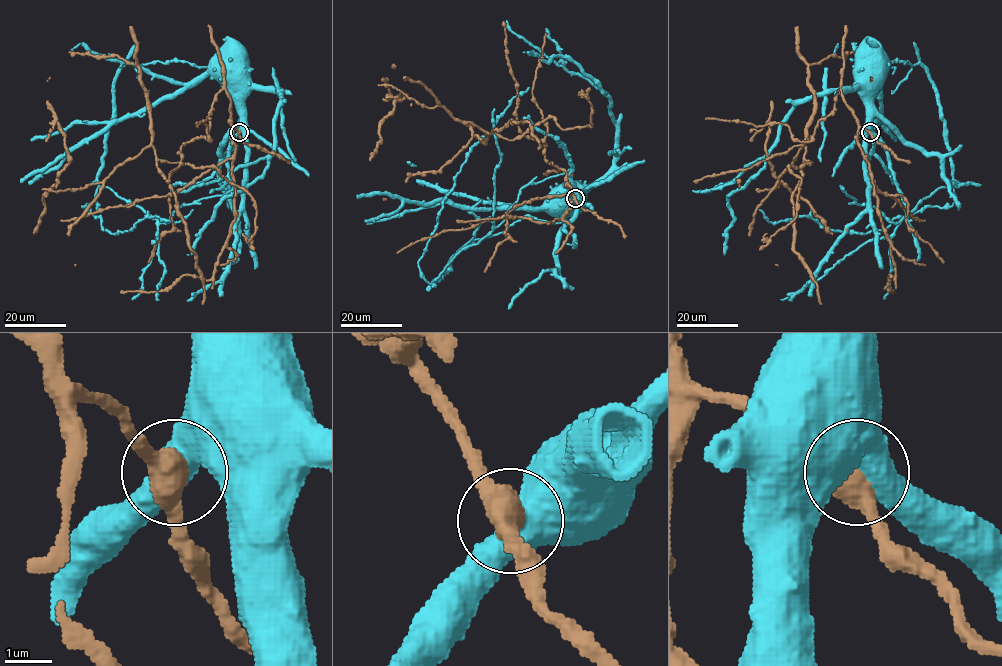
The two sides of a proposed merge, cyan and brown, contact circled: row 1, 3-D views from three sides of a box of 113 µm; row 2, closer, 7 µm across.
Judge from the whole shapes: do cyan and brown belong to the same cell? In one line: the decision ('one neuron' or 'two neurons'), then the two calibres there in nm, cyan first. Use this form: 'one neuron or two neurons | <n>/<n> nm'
one neuron | 550/500 nm

